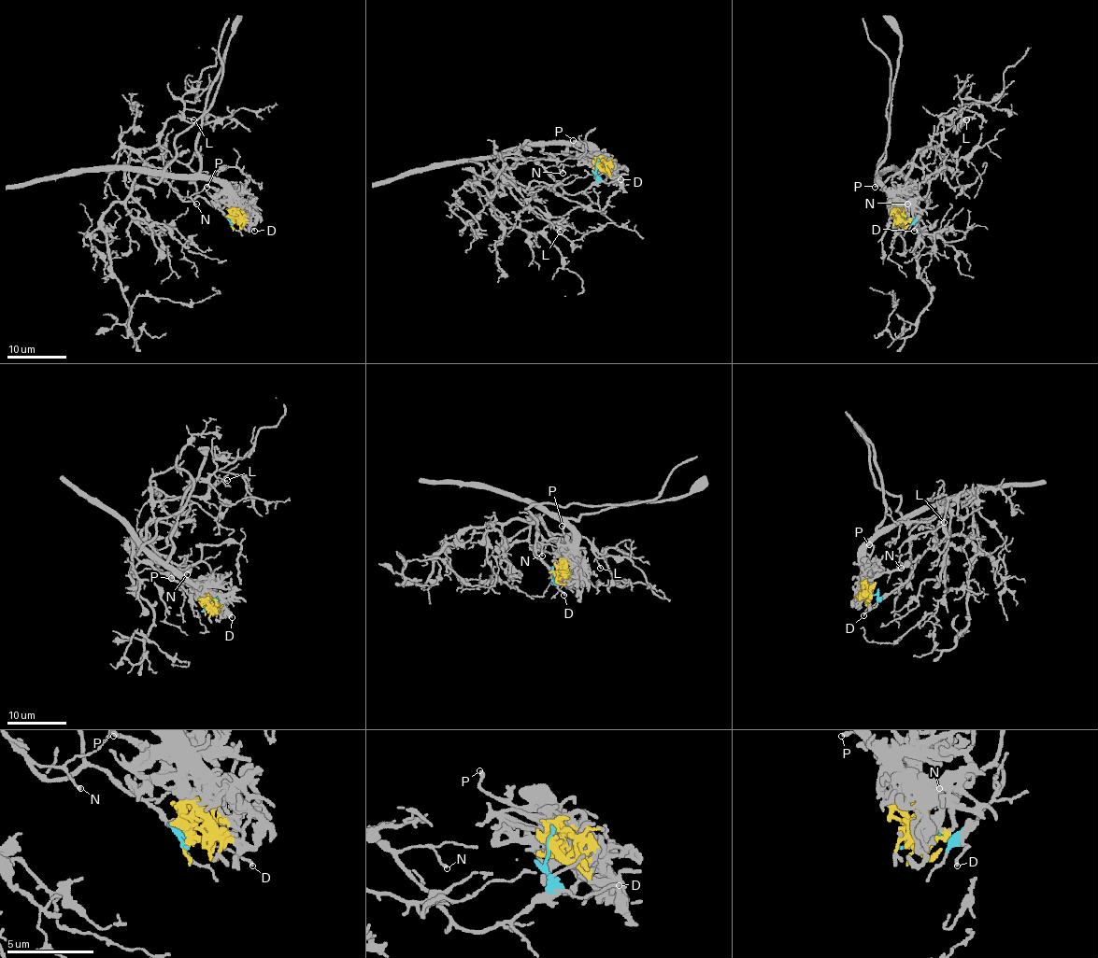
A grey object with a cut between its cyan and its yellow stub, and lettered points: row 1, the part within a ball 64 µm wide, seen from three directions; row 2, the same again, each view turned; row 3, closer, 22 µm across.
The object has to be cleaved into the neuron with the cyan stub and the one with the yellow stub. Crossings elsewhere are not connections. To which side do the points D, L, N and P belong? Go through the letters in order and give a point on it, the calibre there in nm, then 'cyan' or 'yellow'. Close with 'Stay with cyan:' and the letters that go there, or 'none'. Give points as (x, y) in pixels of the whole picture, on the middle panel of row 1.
D: at (620, 179); 160 nm thick; cyan
L: at (560, 232); 110 nm thick; cyan
N: at (563, 173); 130 nm thick; cyan
P: at (573, 140); 180 nm thick; yellow
Stay with cyan: D, L, N

